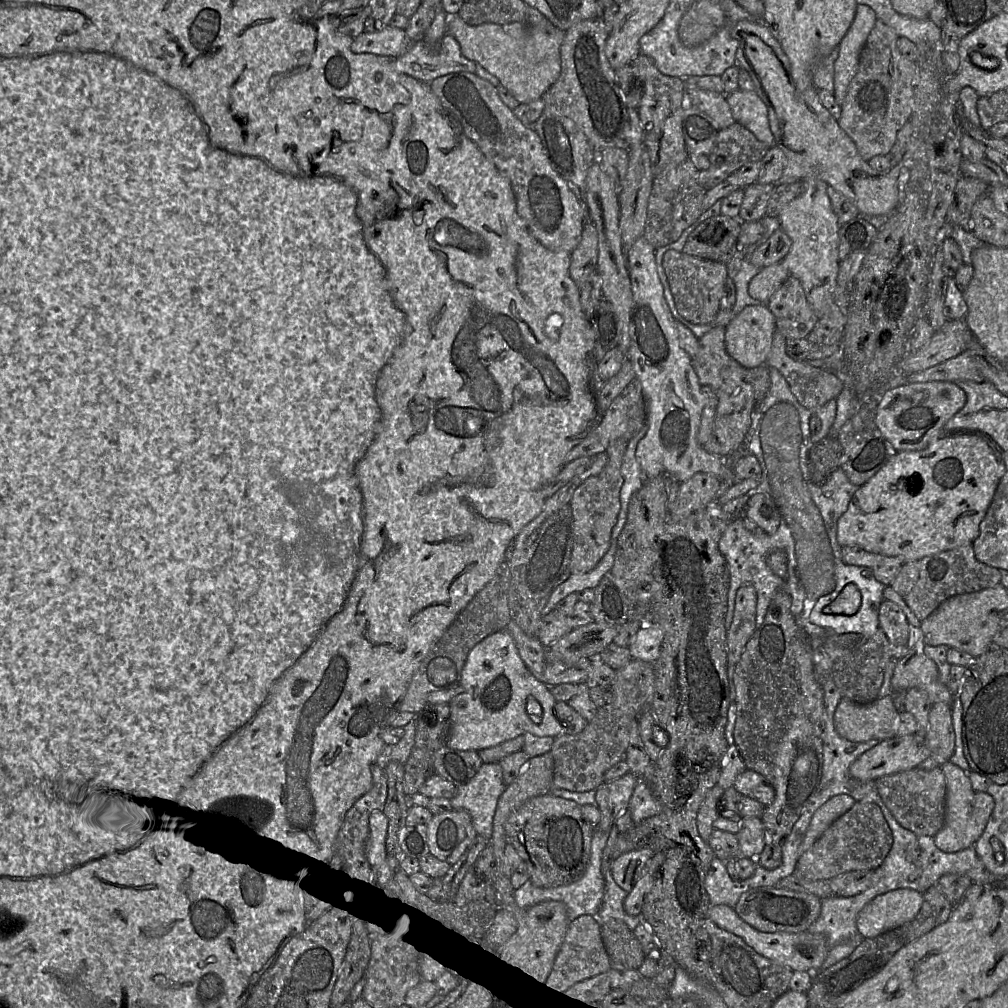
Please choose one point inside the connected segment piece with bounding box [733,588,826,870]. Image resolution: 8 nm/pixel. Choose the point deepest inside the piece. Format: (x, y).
(780, 716)

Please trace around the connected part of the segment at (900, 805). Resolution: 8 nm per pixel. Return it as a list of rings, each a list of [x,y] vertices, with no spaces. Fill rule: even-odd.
[[[938,766],[932,770],[919,767],[883,776],[876,781],[878,793],[897,822],[918,836],[932,836],[943,827],[946,811],[945,776]]]

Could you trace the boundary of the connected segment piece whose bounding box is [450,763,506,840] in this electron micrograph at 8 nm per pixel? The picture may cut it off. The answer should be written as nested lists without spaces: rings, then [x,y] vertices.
[[[482,763],[477,773],[468,783],[457,786],[457,793],[450,799],[450,802],[453,810],[465,810],[469,813],[477,835],[491,840],[496,807],[505,788],[499,763]]]

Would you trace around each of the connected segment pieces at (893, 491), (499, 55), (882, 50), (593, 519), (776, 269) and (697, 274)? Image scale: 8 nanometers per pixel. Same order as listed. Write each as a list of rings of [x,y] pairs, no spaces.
[[[944,428],[934,435],[928,446],[923,450],[898,451],[873,477],[864,485],[858,487],[849,503],[848,509],[838,520],[837,541],[841,547],[859,546],[868,552],[902,557],[905,559],[905,562],[919,560],[942,551],[972,544],[979,536],[980,524],[987,513],[998,484],[1004,474],[1004,451],[989,435],[971,429],[951,430]]]
[[[447,14],[447,25],[448,34],[457,40],[462,55],[495,76],[519,104],[542,98],[560,76],[560,48],[565,31],[552,23],[545,26],[525,26],[519,22],[470,26],[458,14]]]
[[[876,19],[861,50],[857,72],[848,85],[841,104],[840,118],[837,120],[839,127],[852,139],[859,155],[867,162],[874,156],[890,153],[898,131],[907,121],[910,121],[912,113],[916,62],[905,58],[900,53],[897,47],[898,37],[892,28]]]
[[[622,438],[612,441],[606,449],[608,462],[603,470],[588,477],[573,493],[569,503],[573,516],[572,574],[585,574],[594,569],[610,547],[612,529],[620,510],[620,490],[624,481],[621,465],[628,441]]]
[[[782,261],[765,267],[752,278],[749,284],[749,295],[767,305],[771,296],[789,277],[789,271]]]
[[[668,250],[663,257],[663,267],[678,313],[696,325],[712,322],[720,310],[728,274],[726,264]]]

